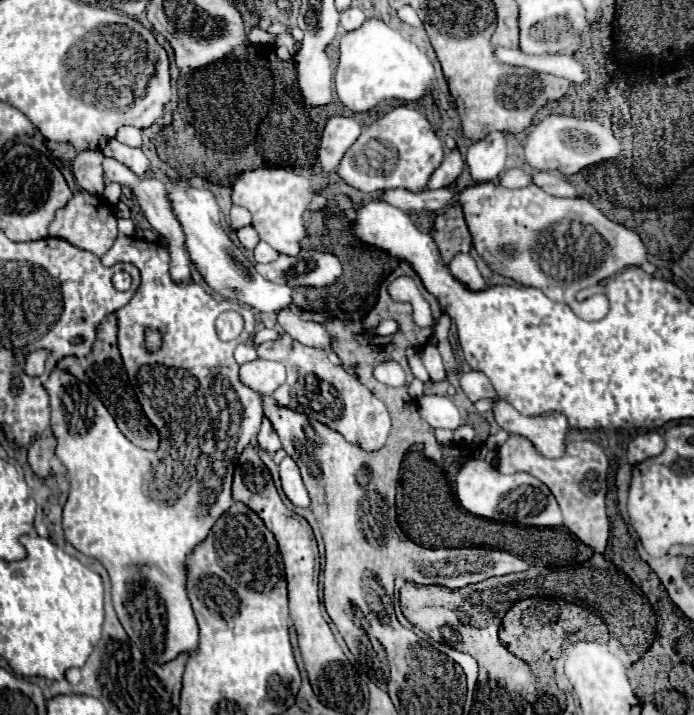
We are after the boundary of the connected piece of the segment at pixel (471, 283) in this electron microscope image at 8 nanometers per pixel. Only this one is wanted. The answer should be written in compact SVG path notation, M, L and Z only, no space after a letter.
M456 254L448 268L450 268L452 276L458 282L462 282L466 288L470 288L474 292L480 292L480 290L486 288L486 282L484 282L482 274L478 272L476 262L474 262L474 258L470 254Z

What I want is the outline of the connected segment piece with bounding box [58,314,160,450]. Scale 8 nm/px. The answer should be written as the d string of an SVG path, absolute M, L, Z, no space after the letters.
M110 314L96 328L96 346L92 348L92 352L86 354L84 358L62 358L58 362L58 366L62 370L74 374L78 380L82 380L84 384L90 386L90 390L104 402L108 412L114 416L120 432L132 444L136 444L136 446L140 446L144 450L156 450L160 446L158 430L148 422L146 414L142 412L142 406L136 400L134 390L130 388L126 370L124 370L124 364L122 364L122 358L120 358L120 352L118 352L118 344L116 344L116 332L118 332L118 322L116 322L116 316Z

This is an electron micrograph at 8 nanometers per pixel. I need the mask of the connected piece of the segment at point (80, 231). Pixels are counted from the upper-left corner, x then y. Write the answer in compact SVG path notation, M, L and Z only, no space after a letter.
M80 192L80 194L72 196L72 200L66 204L66 208L56 212L54 222L50 224L50 236L64 238L66 242L70 242L82 250L88 250L96 256L102 256L110 250L112 242L118 236L116 216L112 214L112 206L108 202L104 202L104 198L92 196L88 192Z

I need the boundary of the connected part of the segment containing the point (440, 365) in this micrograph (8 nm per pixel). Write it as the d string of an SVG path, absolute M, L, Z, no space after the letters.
M436 344L424 346L422 352L420 352L420 358L422 358L422 364L426 366L426 370L428 370L428 374L430 374L430 378L432 378L434 382L446 380L444 362L442 362L442 358L440 358L440 352L438 352Z

